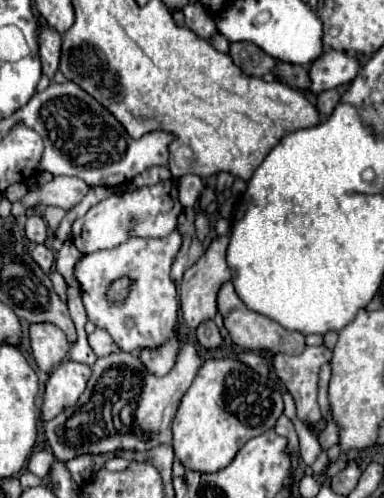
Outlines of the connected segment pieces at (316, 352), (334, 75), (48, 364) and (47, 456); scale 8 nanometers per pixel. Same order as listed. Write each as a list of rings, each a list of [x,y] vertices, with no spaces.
[[[324,345],[306,347],[300,355],[272,355],[264,351],[272,359],[274,371],[280,377],[280,381],[286,385],[290,395],[296,401],[298,417],[314,431],[316,421],[320,419],[320,407],[316,401],[318,393],[318,371],[324,363],[332,359],[332,351]]]
[[[328,49],[318,61],[310,65],[310,79],[312,79],[310,91],[322,93],[326,89],[348,85],[354,81],[358,71],[360,71],[360,65],[356,57],[348,57],[346,53]]]
[[[30,325],[30,345],[38,369],[50,373],[68,355],[68,339],[56,325]]]
[[[42,449],[42,451],[38,451],[38,453],[34,453],[34,455],[30,457],[30,461],[28,461],[28,471],[32,471],[32,473],[38,475],[38,477],[46,477],[48,471],[50,471],[52,461],[54,461],[52,453],[46,451],[46,449]]]

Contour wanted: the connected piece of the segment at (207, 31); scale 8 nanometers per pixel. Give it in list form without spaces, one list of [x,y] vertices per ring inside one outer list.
[[[186,5],[182,9],[182,13],[184,13],[184,19],[186,19],[186,27],[190,31],[194,31],[200,39],[210,41],[214,35],[220,33],[214,19],[210,19],[208,13],[204,13],[202,5]]]

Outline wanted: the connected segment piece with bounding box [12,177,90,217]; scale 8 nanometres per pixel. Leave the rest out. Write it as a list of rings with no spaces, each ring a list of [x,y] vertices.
[[[54,177],[50,183],[40,185],[38,191],[30,191],[24,199],[12,205],[12,215],[20,217],[30,213],[36,205],[56,205],[62,209],[72,209],[88,193],[88,185],[78,177]]]

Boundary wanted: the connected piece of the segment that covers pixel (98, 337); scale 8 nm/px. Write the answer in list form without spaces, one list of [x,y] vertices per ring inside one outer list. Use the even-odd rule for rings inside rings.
[[[96,329],[92,335],[88,335],[88,343],[90,343],[92,351],[96,353],[96,357],[106,357],[108,353],[118,351],[112,337],[108,337],[108,333],[104,333],[102,329]]]

